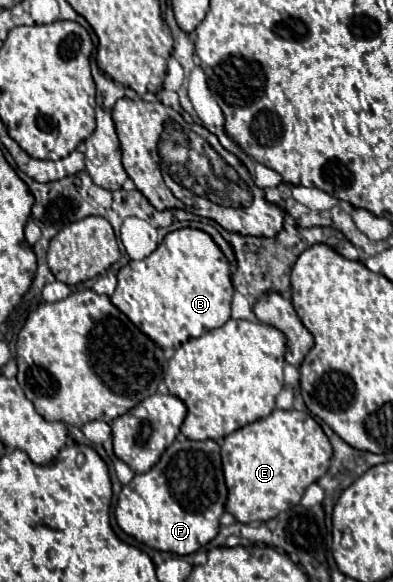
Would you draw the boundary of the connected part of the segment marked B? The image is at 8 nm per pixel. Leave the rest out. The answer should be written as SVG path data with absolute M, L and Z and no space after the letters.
M180 228L166 234L150 256L128 262L118 272L118 286L110 300L160 348L178 348L186 340L226 324L232 296L230 264L216 242L202 230Z

